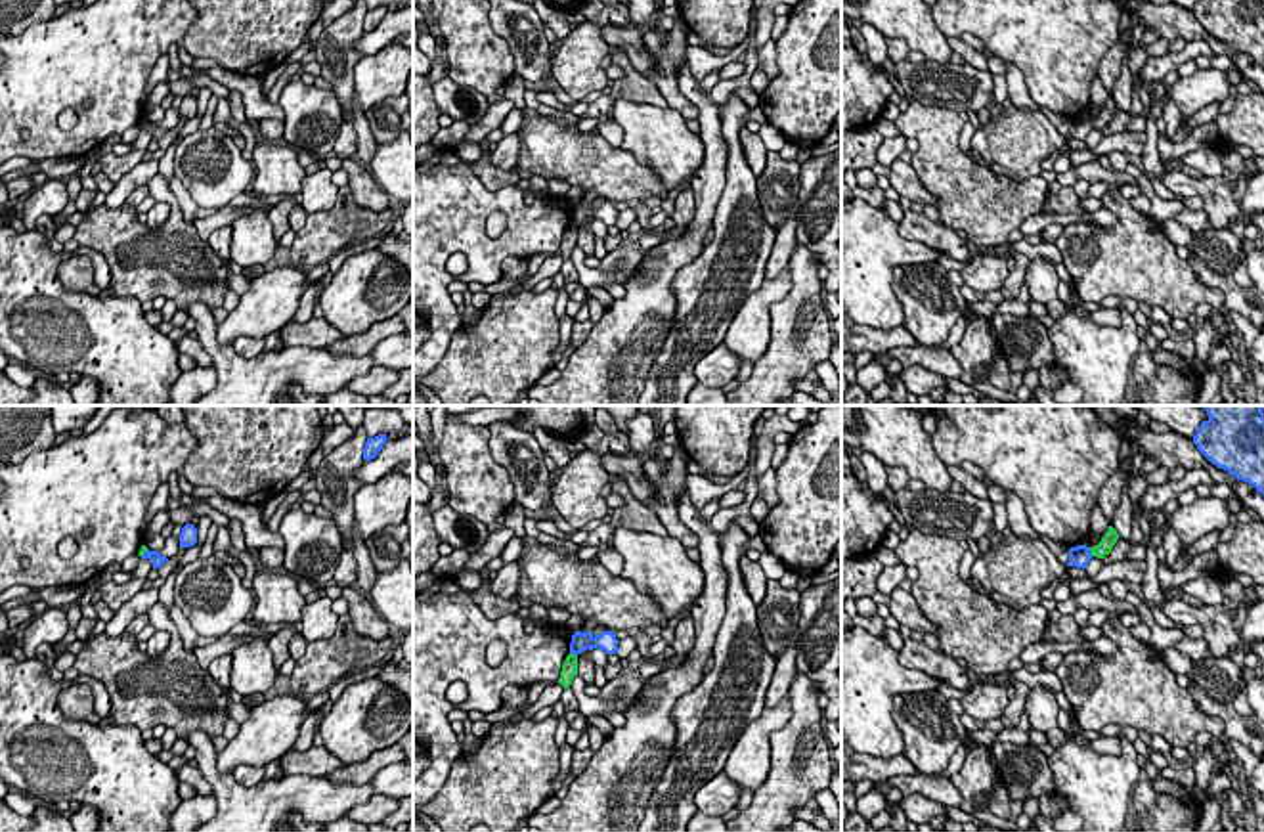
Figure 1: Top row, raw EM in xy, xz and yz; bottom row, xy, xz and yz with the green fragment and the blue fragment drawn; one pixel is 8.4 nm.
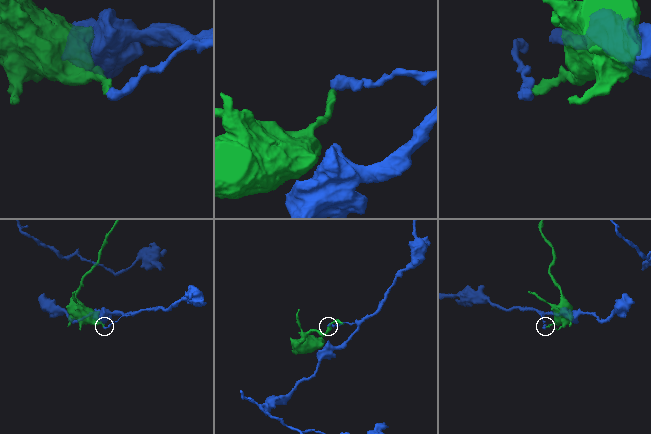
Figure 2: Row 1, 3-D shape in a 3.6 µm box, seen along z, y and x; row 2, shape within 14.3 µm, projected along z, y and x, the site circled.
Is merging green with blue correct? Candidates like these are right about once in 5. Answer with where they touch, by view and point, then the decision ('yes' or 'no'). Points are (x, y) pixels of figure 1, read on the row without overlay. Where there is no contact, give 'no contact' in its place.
contact yz (1090, 121); no

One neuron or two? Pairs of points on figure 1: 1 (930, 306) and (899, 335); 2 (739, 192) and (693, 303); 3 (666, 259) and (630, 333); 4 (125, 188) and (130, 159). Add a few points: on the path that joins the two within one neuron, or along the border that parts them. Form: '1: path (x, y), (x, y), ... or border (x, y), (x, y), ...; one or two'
1: border (901, 326), (918, 345); two
2: path (727, 218), (718, 251), (708, 266), (708, 276); one
3: path (653, 278), (645, 314); one
4: border (142, 161), (115, 184); two

